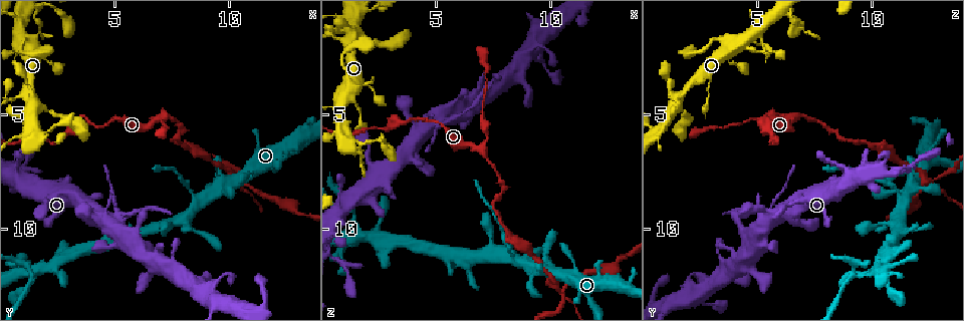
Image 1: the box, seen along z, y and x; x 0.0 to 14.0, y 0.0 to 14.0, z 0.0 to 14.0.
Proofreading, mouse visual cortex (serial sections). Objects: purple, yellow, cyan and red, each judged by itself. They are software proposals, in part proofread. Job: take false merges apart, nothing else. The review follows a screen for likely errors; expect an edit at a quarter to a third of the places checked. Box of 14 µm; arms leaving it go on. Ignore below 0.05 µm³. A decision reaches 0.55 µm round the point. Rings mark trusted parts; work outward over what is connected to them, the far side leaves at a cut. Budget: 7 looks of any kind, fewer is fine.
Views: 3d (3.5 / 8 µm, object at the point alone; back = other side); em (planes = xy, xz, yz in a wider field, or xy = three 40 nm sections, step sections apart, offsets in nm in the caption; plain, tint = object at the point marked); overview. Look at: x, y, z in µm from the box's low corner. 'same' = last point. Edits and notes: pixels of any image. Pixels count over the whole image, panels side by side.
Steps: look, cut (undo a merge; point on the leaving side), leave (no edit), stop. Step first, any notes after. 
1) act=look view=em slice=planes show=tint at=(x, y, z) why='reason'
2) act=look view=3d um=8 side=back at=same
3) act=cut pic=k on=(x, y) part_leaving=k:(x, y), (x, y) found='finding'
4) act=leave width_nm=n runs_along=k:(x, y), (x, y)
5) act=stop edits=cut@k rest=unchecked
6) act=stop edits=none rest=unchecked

act=look view=3d um=8 at=(8.6, 8.6, 11.3) why='three arms meet'

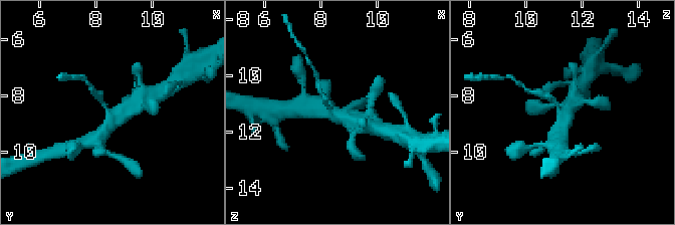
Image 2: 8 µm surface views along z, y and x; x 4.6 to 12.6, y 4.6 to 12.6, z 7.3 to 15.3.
act=look view=em slice=xy step=5 show=tint at=(8.6, 8.7, 11.2) why='now the EM'

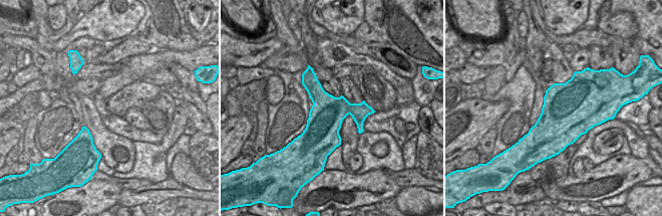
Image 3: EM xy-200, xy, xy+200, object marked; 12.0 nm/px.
act=cut pic=2 on=(539, 92) arm_widths_nm=150,500,500 part_leaving=2:(556, 103), (521, 85) found='two cells meet here'

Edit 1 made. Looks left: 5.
act=look view=overview

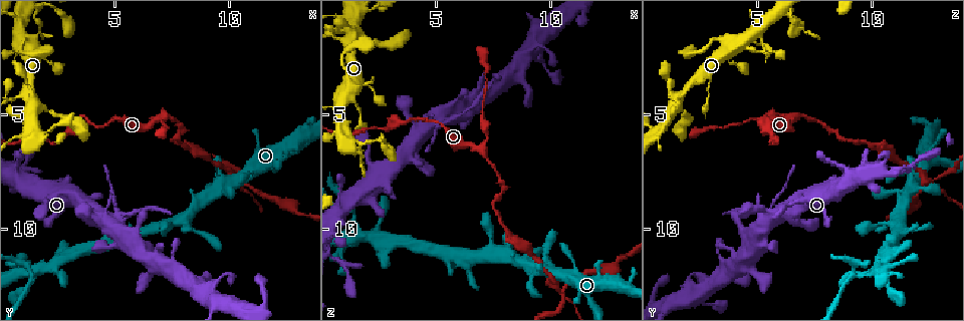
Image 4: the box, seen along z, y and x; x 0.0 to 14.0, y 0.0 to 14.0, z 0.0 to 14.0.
act=look view=3d um=8 at=(5.2, 9.8, 5.3) why='abrupt turn'

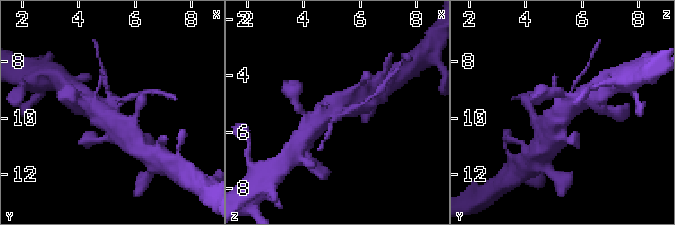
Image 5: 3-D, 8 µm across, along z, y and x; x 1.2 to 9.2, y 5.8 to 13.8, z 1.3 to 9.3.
act=look view=3d um=3.5 side=back at=(5.2, 9.6, 5.3) why='zoom in'

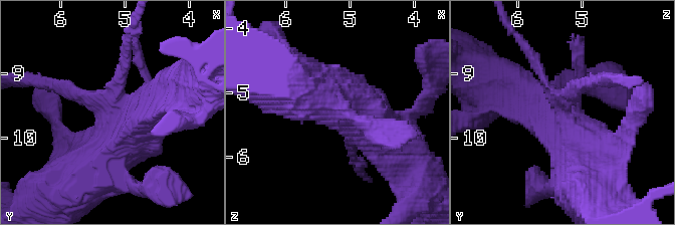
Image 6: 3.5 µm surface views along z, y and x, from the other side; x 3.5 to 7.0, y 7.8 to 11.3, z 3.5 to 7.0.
act=cut pic=6 on=(536, 61) part_leaving=6:(99, 104), (71, 88), (28, 79) found='a second cell is stuck on'

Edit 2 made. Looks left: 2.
act=stop edits=cut@2,cut@6 rest=unchecked

